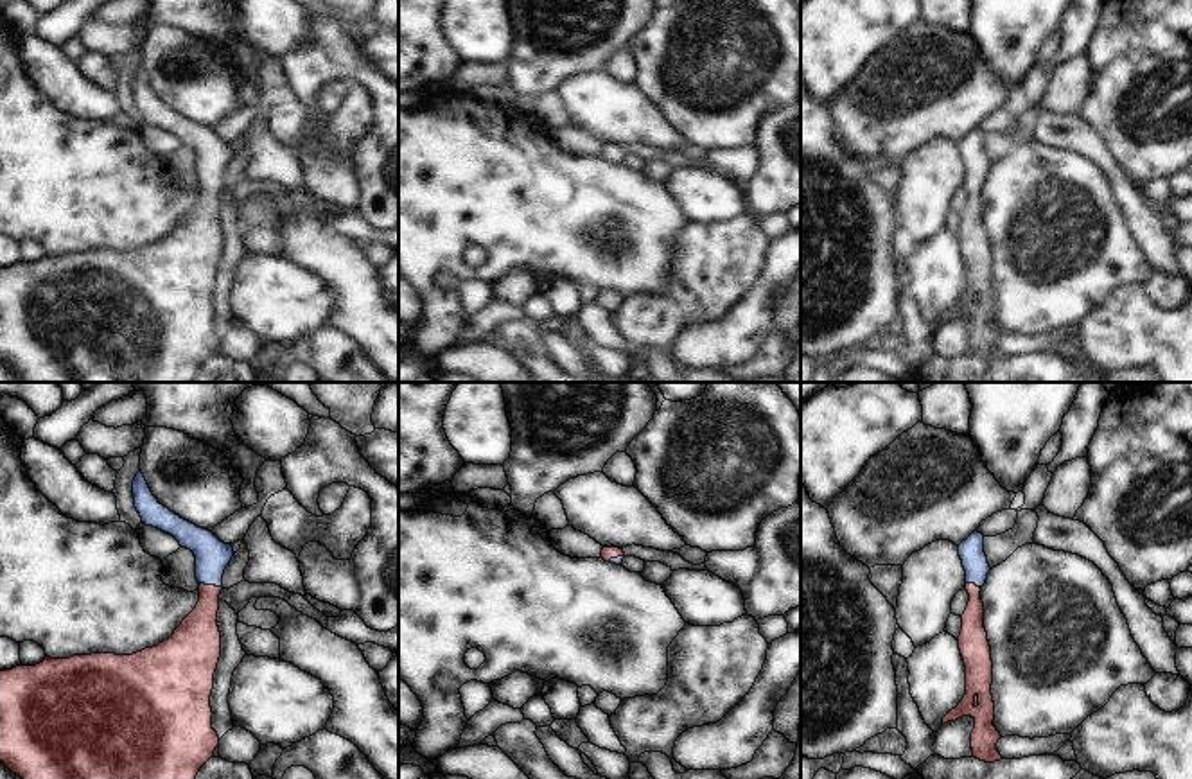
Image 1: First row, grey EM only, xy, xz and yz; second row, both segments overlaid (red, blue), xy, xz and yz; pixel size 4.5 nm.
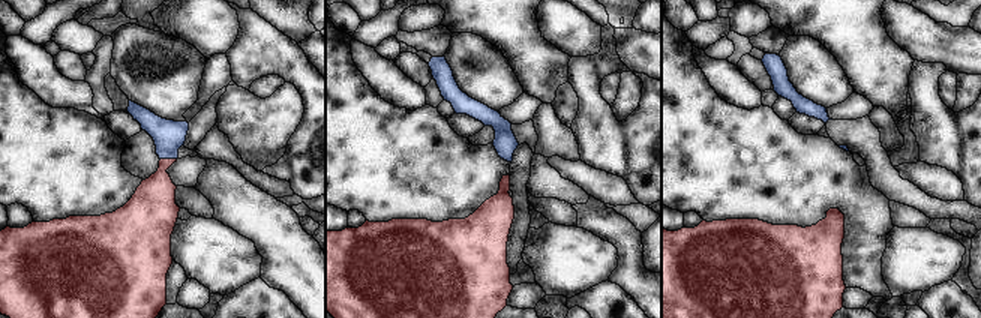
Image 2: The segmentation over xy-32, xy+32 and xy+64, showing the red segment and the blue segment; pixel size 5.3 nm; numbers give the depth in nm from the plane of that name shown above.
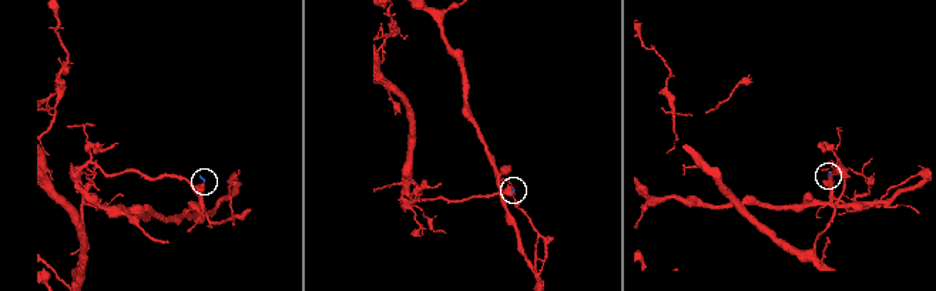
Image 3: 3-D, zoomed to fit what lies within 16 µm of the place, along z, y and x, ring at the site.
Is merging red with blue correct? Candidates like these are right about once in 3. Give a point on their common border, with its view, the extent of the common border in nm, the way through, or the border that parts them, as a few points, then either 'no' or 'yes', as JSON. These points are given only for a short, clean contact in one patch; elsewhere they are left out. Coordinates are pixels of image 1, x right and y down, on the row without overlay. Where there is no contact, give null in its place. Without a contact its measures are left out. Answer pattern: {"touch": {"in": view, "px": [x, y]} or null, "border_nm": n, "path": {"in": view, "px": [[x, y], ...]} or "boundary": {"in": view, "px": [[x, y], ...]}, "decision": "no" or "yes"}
{"touch": {"in": "xy", "px": [210, 183]}, "border_nm": 110, "path": {"in": "xy", "px": [[198, 237], [210, 183], [212, 153]]}, "decision": "yes"}

